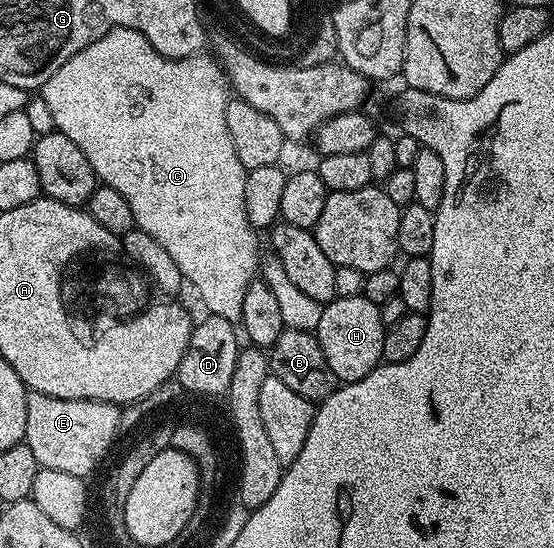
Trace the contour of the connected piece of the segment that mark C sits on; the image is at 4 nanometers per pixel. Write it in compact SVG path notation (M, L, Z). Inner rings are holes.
M114 27L97 41L85 45L81 53L73 53L49 77L41 89L41 98L49 105L49 113L53 113L55 130L65 133L85 153L102 186L117 189L129 201L135 227L149 233L169 252L184 280L199 290L206 310L238 324L245 289L249 289L261 267L259 239L245 213L248 170L237 158L229 125L225 125L229 84L222 67L208 55L170 59L157 53L140 31Z

